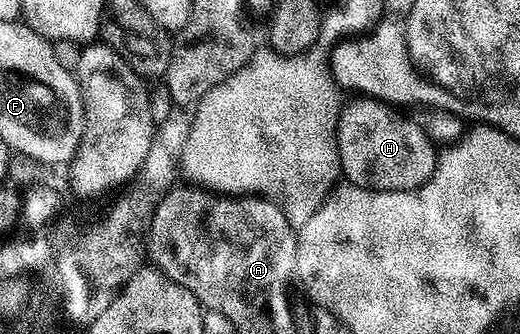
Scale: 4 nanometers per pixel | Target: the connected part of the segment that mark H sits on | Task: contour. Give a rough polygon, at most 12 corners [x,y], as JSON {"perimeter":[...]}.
{"perimeter":[[343,104],[341,176],[380,192],[420,188],[435,142],[394,105]]}

